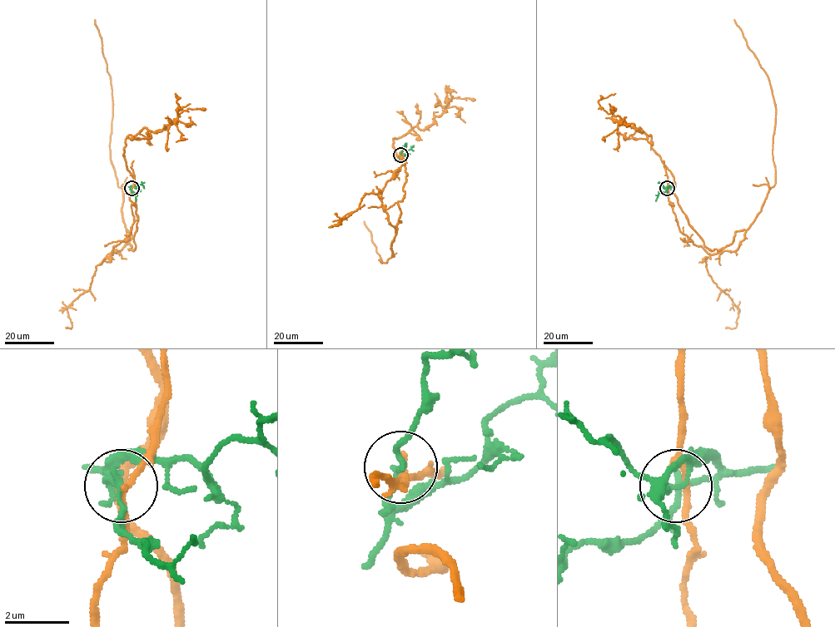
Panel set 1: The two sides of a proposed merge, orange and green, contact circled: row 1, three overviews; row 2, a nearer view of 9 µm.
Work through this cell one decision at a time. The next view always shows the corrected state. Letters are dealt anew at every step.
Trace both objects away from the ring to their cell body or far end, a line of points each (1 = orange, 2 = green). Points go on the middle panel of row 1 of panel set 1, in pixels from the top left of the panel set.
1: (400, 155), (380, 198), (395, 232), (406, 174), (394, 139), (439, 116), (445, 86), (444, 102)
2: (400, 155), (400, 157), (403, 157), (414, 145)

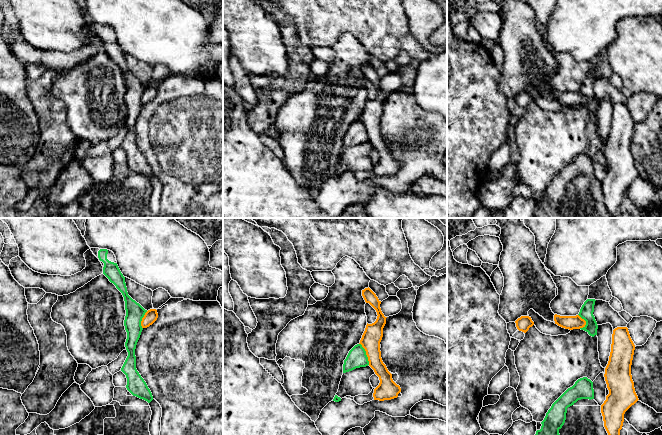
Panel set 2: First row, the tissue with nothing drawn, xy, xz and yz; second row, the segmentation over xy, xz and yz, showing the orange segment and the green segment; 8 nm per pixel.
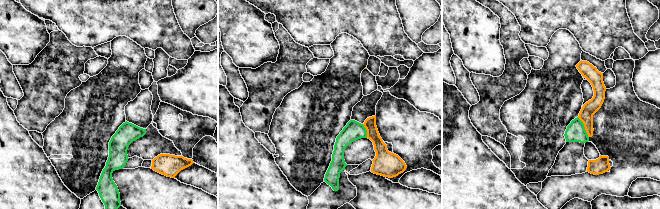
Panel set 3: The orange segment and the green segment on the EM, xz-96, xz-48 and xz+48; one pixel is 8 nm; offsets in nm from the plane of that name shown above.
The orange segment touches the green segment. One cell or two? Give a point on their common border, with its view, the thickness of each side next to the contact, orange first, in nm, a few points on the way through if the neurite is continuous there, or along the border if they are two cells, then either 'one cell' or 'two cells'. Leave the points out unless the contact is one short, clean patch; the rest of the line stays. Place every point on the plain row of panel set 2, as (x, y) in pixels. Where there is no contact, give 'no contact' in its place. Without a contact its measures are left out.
meets orange in xz at (366, 130); 160 nm thick on the orange side, 160 nm on the other; border along xz (359, 119), (365, 127), (369, 140); two cells

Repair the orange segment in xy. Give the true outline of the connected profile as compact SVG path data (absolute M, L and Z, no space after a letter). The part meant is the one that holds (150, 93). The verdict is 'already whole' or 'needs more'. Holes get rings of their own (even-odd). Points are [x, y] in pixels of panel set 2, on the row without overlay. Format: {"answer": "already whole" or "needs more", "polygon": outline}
{"answer": "already whole", "polygon": "M156 85L148 86L141 97L142 104L147 104L152 101L158 94L158 89Z"}

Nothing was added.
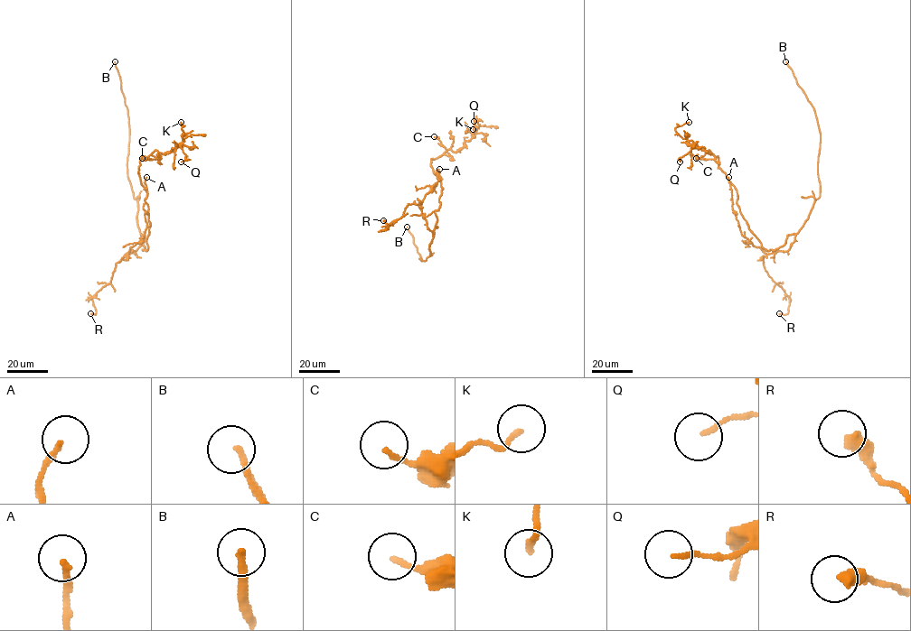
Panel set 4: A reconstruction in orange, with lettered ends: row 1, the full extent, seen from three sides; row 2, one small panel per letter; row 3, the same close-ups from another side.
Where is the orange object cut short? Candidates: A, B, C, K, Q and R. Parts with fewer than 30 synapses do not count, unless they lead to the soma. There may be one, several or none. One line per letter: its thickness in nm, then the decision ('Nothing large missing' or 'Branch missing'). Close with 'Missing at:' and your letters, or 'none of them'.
A: Thickness 170 nm. Nothing large missing
B: Thickness 240 nm. Branch missing
C: Thickness 140 nm. Nothing large missing
K: Thickness 170 nm. Nothing large missing
Q: Thickness 120 nm. Nothing large missing
R: Thickness 440 nm. Nothing large missing
Missing at: B

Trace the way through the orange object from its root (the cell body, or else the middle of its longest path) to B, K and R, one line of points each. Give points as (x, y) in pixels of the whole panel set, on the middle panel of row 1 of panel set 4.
B: (436, 216), (436, 227), (430, 244), (430, 255), (425, 261), (419, 258), (422, 261), (407, 227)
K: (436, 216), (442, 188), (431, 160), (449, 149), (457, 152), (471, 138), (476, 131), (474, 115), (473, 129)
R: (436, 216), (433, 236), (420, 208), (414, 204), (408, 204), (403, 215), (384, 230), (389, 229), (383, 220)

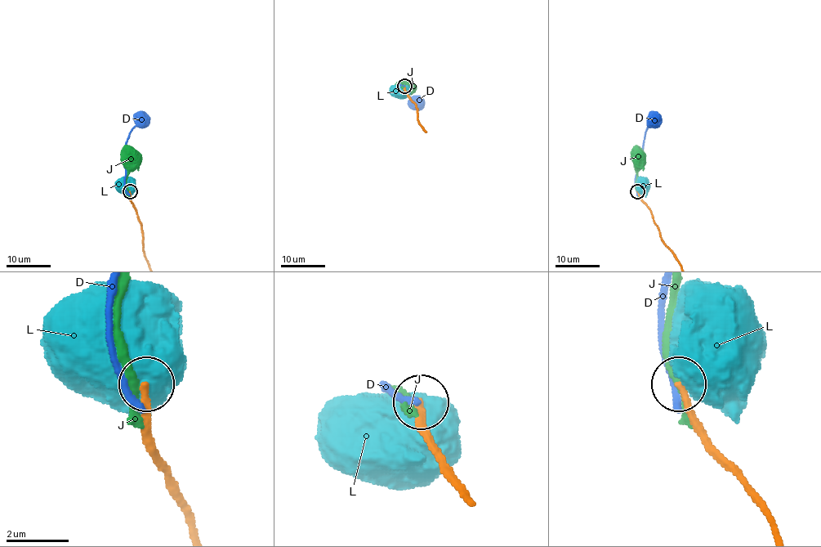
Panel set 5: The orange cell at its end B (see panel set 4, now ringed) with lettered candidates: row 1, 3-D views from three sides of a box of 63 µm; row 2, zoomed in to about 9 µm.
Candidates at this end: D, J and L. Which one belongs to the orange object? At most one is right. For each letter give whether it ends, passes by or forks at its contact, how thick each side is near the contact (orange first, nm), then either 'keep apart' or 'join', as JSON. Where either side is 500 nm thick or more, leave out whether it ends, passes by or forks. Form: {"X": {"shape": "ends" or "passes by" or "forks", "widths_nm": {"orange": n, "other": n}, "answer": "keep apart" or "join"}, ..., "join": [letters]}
{"D": {"shape": "ends", "widths_nm": {"orange": 340, "other": 220}, "answer": "keep apart"}, "J": {"shape": "ends", "widths_nm": {"orange": 360, "other": 340}, "answer": "keep apart"}, "L": {"widths_nm": {"orange": 260, "other": 600}, "answer": "keep apart"}, "join": []}

